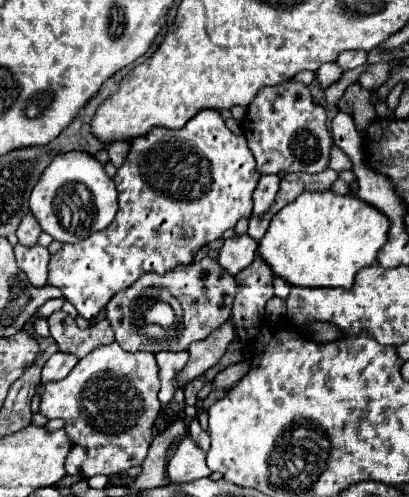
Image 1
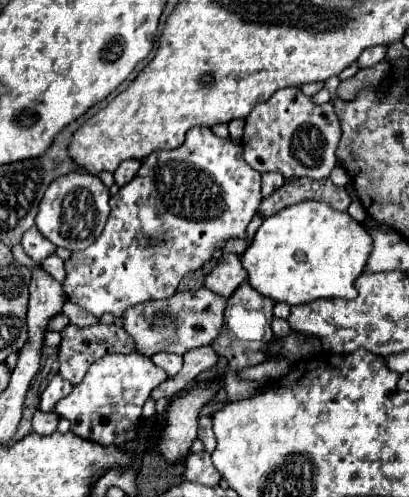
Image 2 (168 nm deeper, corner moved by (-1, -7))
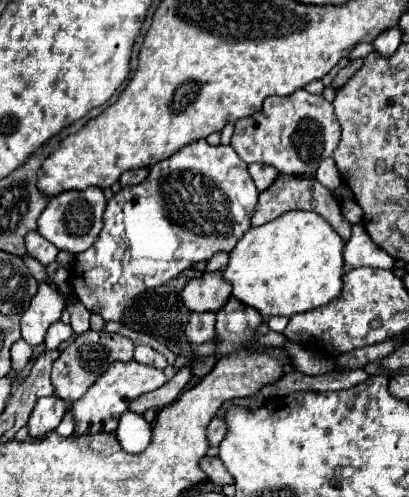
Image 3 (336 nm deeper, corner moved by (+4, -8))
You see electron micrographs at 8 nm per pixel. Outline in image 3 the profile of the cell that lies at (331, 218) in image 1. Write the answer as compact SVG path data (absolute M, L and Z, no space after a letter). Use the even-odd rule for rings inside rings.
M287 212L273 222L253 226L245 232L239 244L229 254L229 264L223 270L223 278L233 286L233 296L243 300L245 306L255 308L263 318L269 316L293 316L295 312L307 312L329 304L341 294L343 278L343 240L333 228L315 212Z

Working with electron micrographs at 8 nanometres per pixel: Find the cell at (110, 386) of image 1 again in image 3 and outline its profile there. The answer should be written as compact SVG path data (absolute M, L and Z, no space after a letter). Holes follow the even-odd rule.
M135 360L127 364L111 364L111 368L87 390L83 400L77 400L75 404L71 404L71 414L75 416L75 432L77 434L115 432L119 418L129 408L131 400L161 388L165 382L167 382L167 374L163 370L137 364Z

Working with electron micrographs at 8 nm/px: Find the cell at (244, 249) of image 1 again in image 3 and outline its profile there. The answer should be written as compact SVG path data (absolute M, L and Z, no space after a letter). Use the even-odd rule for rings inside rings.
M205 272L201 278L193 278L187 282L187 286L181 292L183 304L191 310L191 312L217 312L219 308L223 308L227 304L227 300L231 298L231 284L227 284L221 276L221 272Z

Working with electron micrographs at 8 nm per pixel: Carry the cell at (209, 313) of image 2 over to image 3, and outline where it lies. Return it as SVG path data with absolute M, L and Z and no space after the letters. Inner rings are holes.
M213 312L191 314L189 324L187 324L187 338L195 346L213 340L215 338L215 314Z

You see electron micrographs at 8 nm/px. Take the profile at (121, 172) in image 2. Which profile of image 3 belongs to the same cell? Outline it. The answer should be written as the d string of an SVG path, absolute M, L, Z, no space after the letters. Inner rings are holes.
M137 168L137 170L131 170L127 174L121 176L121 186L137 186L141 184L145 178L149 176L149 168Z

